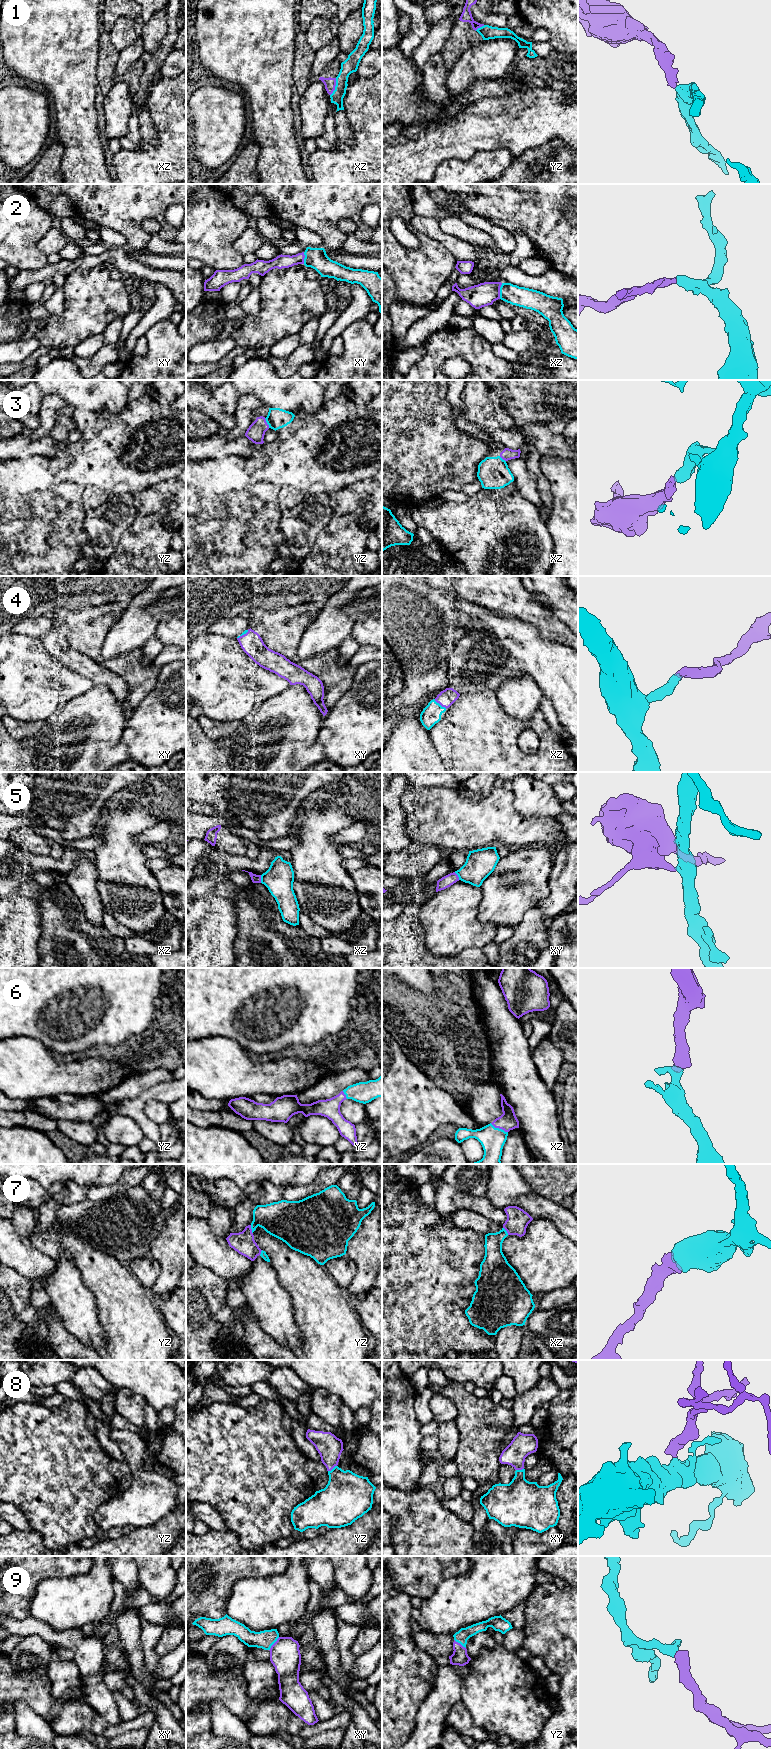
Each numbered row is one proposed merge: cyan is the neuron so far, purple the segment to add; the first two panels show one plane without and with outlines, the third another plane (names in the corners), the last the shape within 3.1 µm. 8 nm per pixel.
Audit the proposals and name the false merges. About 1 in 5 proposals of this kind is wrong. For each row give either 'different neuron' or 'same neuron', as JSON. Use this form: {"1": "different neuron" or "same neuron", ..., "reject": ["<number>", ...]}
{"1": "different neuron", "2": "same neuron", "3": "same neuron", "4": "same neuron", "5": "different neuron", "6": "same neuron", "7": "same neuron", "8": "same neuron", "9": "same neuron", "reject": ["1", "5"]}

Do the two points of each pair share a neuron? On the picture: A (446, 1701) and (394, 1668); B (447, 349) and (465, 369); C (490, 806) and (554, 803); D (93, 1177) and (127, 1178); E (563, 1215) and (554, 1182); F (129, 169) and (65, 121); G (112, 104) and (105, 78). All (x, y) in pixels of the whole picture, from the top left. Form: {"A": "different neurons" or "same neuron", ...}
{"A": "different neurons", "B": "different neurons", "C": "different neurons", "D": "different neurons", "E": "different neurons", "F": "different neurons", "G": "different neurons"}

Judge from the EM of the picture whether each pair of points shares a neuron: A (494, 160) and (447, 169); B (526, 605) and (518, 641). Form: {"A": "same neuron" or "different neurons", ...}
{"A": "same neuron", "B": "different neurons"}

